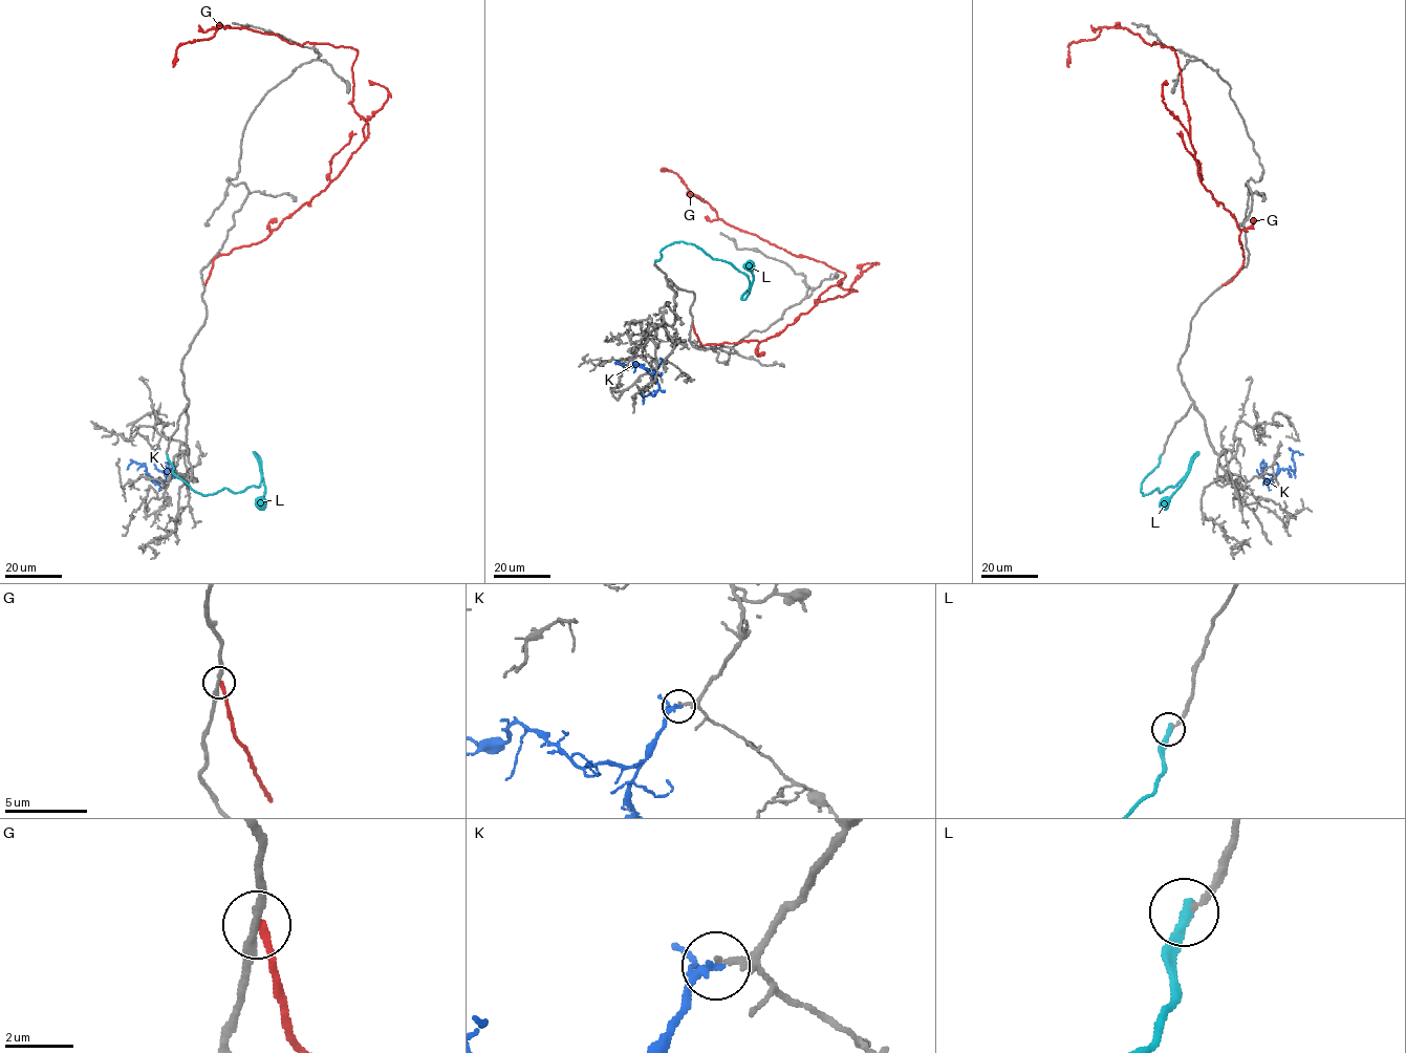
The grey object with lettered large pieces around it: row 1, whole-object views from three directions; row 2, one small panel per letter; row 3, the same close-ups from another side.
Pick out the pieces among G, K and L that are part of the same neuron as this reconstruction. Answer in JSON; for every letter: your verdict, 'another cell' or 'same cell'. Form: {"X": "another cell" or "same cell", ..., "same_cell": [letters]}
{"G": "another cell", "K": "same cell", "L": "same cell", "same_cell": ["K", "L"]}

